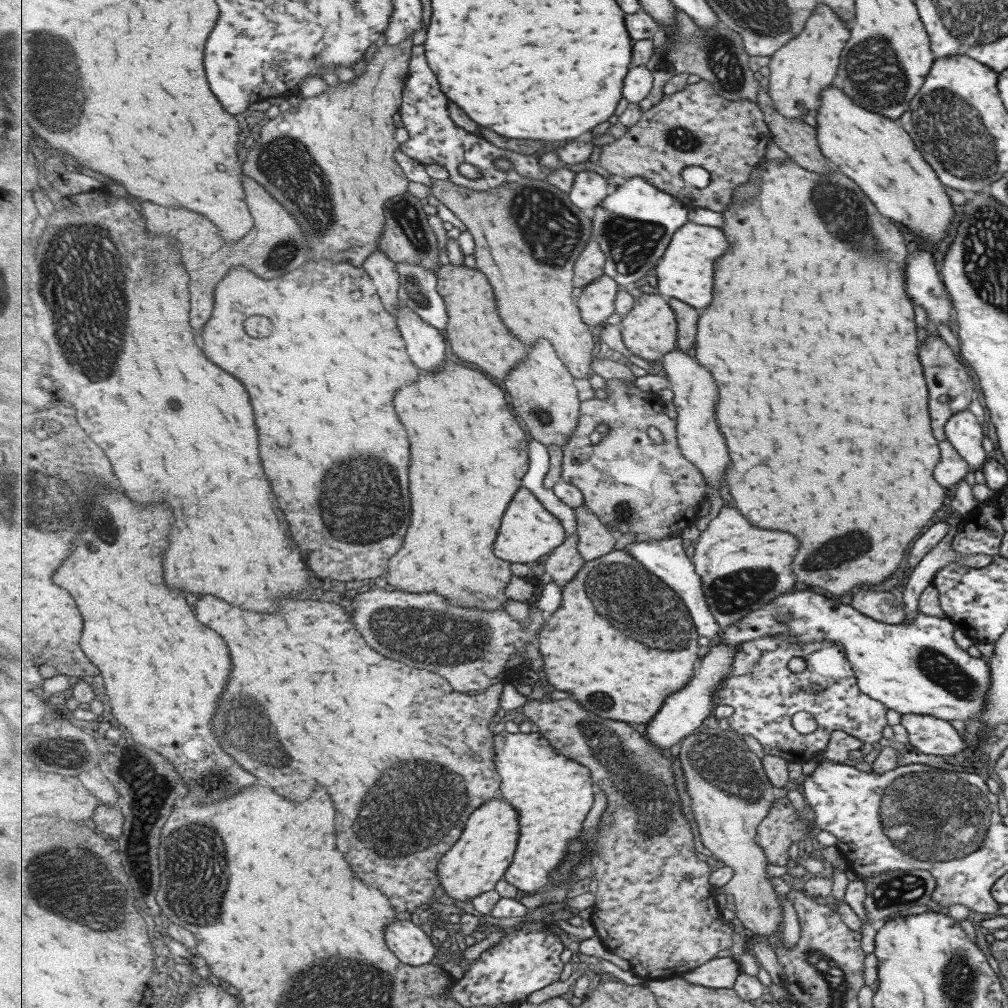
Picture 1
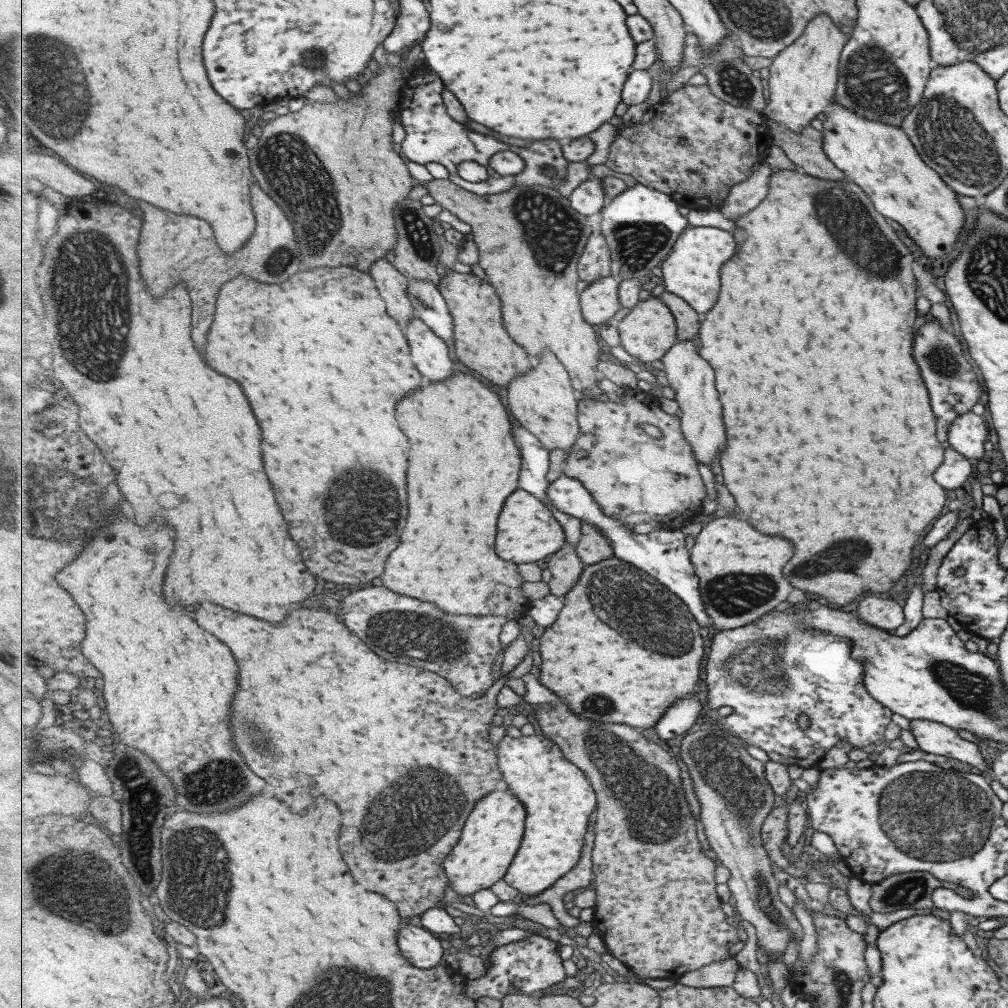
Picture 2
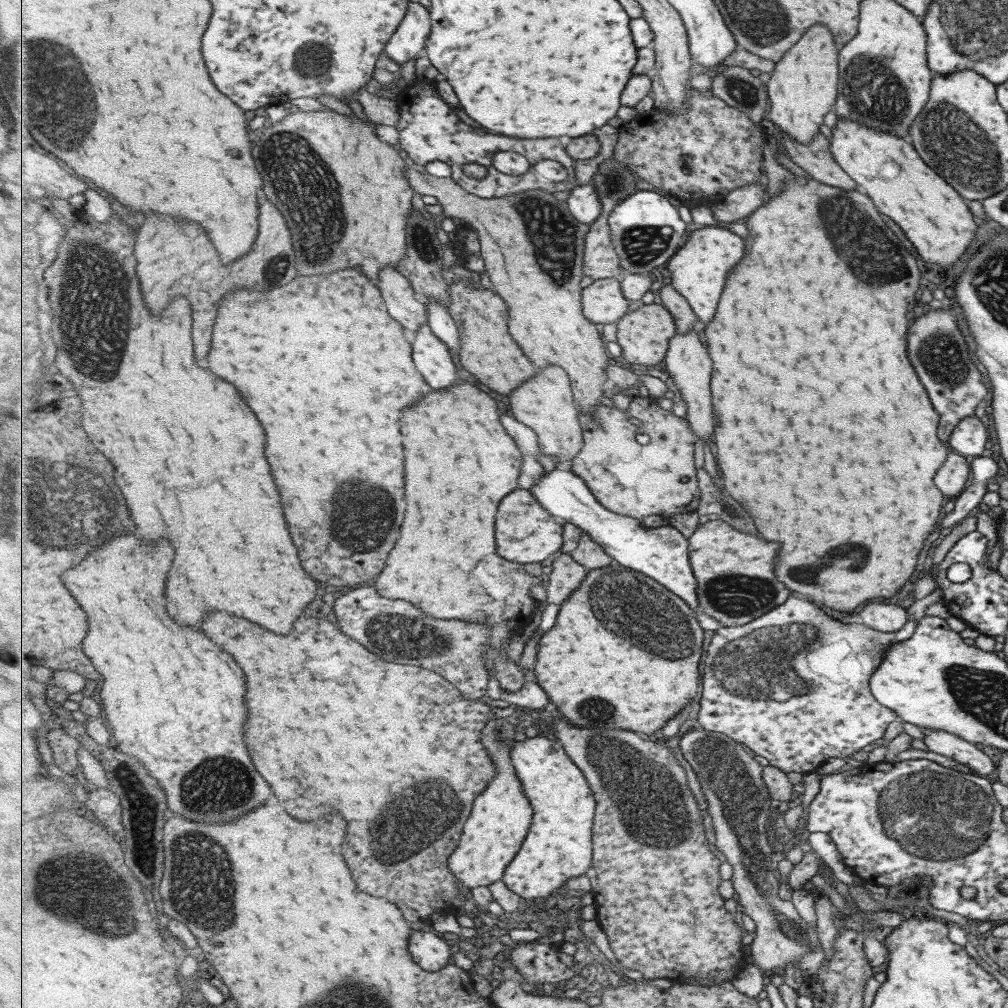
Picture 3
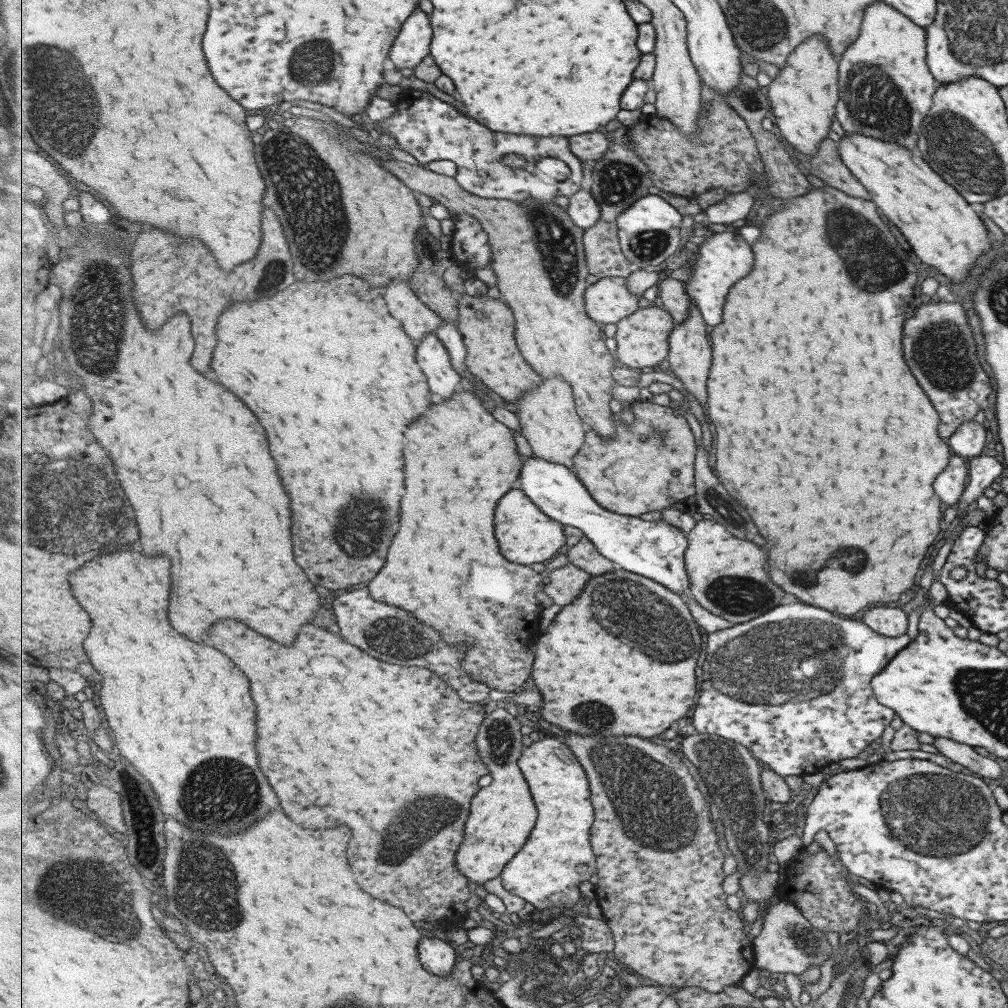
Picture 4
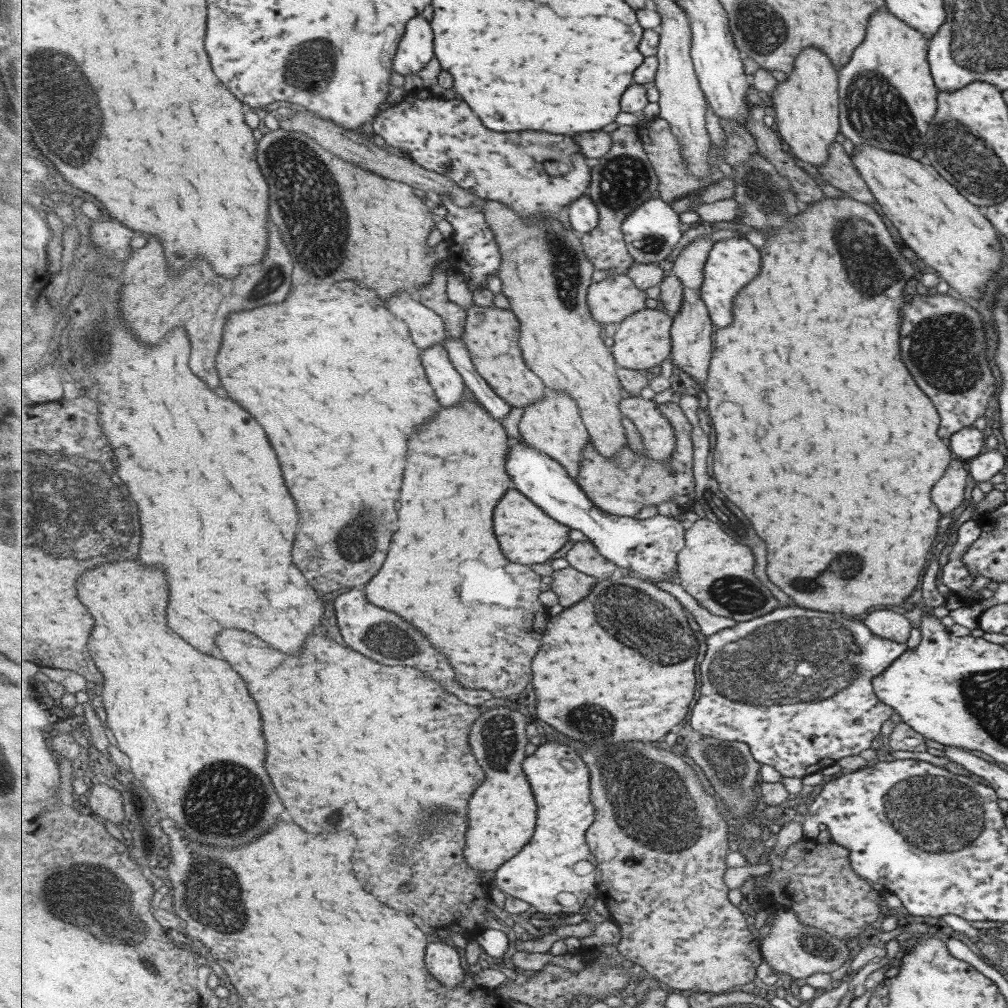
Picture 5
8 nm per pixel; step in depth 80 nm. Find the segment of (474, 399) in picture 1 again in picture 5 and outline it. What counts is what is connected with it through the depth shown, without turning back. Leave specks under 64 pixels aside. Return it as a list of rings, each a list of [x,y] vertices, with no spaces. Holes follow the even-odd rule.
[[[463,400],[463,404],[457,404],[455,408],[443,408],[443,412],[439,412],[439,416],[435,416],[435,420],[431,420],[431,424],[425,424],[423,428],[419,428],[419,432],[415,432],[415,436],[411,438],[411,464],[407,464],[407,476],[405,476],[405,484],[403,484],[403,496],[401,496],[401,510],[399,510],[399,532],[395,532],[395,544],[391,544],[391,556],[387,558],[387,564],[383,566],[383,572],[378,572],[373,579],[364,588],[367,598],[378,607],[387,608],[389,611],[396,612],[411,624],[415,624],[421,632],[425,632],[429,636],[429,640],[433,642],[433,646],[441,648],[439,652],[445,652],[450,658],[450,663],[457,670],[456,677],[459,682],[472,689],[485,689],[491,691],[495,697],[507,698],[508,696],[518,696],[527,688],[527,684],[533,682],[533,658],[537,656],[539,648],[541,648],[541,638],[546,634],[547,623],[550,622],[549,607],[541,604],[539,594],[544,589],[547,581],[537,574],[531,566],[523,566],[523,564],[513,564],[509,562],[501,548],[499,548],[499,540],[495,538],[493,532],[493,514],[495,514],[495,506],[499,504],[499,500],[505,496],[505,492],[509,488],[515,488],[515,482],[511,480],[509,472],[507,472],[507,461],[510,455],[511,438],[505,432],[505,426],[501,424],[499,419],[492,417],[490,412],[477,402],[471,400]]]

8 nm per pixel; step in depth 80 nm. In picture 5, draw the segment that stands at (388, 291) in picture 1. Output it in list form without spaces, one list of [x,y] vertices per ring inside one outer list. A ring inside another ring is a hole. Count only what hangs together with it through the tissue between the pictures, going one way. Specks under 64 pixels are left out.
[[[401,292],[391,302],[391,312],[407,320],[407,326],[411,328],[411,336],[415,336],[415,344],[419,348],[429,348],[435,344],[444,345],[449,338],[449,333],[443,317],[432,308],[425,306],[417,297]]]

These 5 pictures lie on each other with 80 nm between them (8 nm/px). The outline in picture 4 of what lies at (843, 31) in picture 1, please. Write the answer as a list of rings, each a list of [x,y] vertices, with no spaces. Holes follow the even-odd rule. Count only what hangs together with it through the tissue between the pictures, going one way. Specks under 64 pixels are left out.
[[[809,36],[795,52],[787,58],[784,67],[779,68],[778,75],[767,88],[772,112],[774,114],[774,126],[779,130],[779,136],[787,142],[787,148],[797,149],[804,155],[814,155],[818,151],[818,144],[825,140],[829,122],[833,116],[833,106],[838,102],[837,96],[837,62],[833,60],[827,42],[823,36]]]

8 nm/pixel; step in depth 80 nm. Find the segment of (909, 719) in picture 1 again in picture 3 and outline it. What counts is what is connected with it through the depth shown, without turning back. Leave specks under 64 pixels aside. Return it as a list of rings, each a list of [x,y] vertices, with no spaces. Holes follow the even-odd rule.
[[[921,728],[921,732],[923,733],[922,741],[927,747],[927,751],[951,758],[951,760],[970,768],[975,775],[994,774],[995,764],[973,743],[932,728]]]

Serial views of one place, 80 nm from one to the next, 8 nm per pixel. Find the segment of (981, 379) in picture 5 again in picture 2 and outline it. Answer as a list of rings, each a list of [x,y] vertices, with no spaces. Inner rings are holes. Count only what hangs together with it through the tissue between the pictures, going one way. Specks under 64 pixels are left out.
[[[934,318],[919,327],[913,340],[913,360],[919,366],[921,378],[929,392],[929,404],[935,416],[935,436],[939,442],[946,440],[947,427],[957,416],[971,412],[974,404],[981,396],[981,386],[977,383],[976,376],[963,358],[959,342],[953,337],[951,331],[940,327]]]

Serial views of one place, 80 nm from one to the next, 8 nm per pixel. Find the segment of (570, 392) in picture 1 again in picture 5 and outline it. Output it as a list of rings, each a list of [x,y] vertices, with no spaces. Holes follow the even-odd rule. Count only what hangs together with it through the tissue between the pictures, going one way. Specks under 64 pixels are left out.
[[[547,388],[543,400],[537,400],[535,404],[529,404],[524,408],[519,431],[526,443],[558,460],[576,479],[582,471],[582,452],[589,446],[591,435],[584,423],[578,402],[569,395],[567,391]]]

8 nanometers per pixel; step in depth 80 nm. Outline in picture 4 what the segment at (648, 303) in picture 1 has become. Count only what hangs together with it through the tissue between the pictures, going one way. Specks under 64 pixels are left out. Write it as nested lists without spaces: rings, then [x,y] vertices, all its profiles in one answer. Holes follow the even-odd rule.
[[[659,303],[639,309],[618,322],[618,331],[615,339],[618,341],[615,357],[622,366],[637,368],[643,371],[652,369],[668,360],[670,354],[670,337],[676,327],[674,316],[663,309]]]

